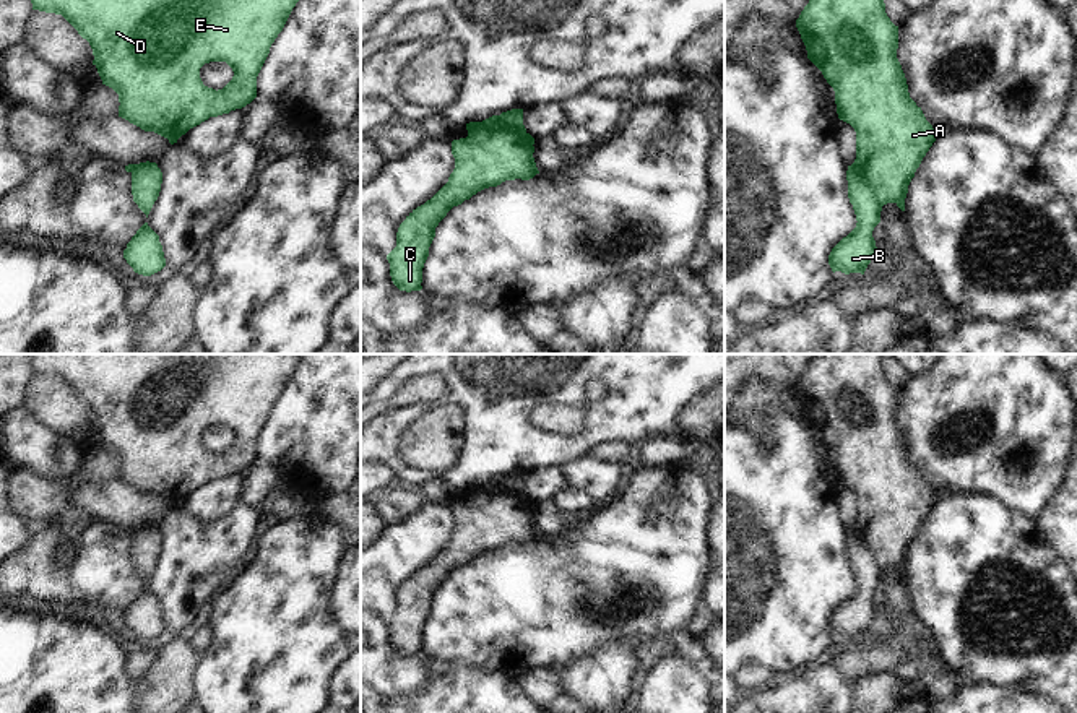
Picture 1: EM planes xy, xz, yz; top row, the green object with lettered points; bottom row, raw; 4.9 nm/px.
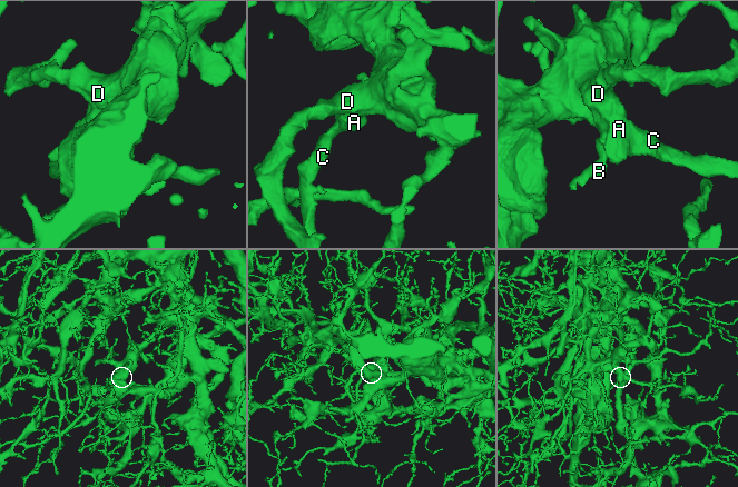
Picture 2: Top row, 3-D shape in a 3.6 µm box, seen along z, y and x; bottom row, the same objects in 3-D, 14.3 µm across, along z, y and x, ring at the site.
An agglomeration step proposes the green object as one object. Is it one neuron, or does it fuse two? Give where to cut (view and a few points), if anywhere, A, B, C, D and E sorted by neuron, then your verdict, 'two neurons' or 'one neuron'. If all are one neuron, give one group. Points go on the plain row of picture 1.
yz (852, 528), (866, 544), (881, 570) | A C D E / B | two neurons

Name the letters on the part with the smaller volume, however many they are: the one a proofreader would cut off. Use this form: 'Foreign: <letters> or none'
Foreign: B

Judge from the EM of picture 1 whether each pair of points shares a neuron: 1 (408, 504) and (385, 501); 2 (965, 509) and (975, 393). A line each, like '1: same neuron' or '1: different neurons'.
1: same neuron
2: different neurons

